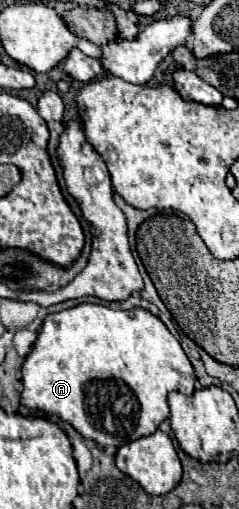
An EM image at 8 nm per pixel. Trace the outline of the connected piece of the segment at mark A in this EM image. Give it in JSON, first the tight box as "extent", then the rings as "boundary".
{"extent":[21,303,197,447],"boundary":[[[81,303],[77,307],[47,315],[35,347],[25,357],[21,371],[21,405],[59,415],[83,437],[93,439],[101,447],[121,447],[123,443],[155,433],[159,423],[169,417],[167,395],[171,391],[191,395],[197,381],[193,365],[187,359],[183,347],[159,317],[147,309],[125,311],[95,303]]]}

